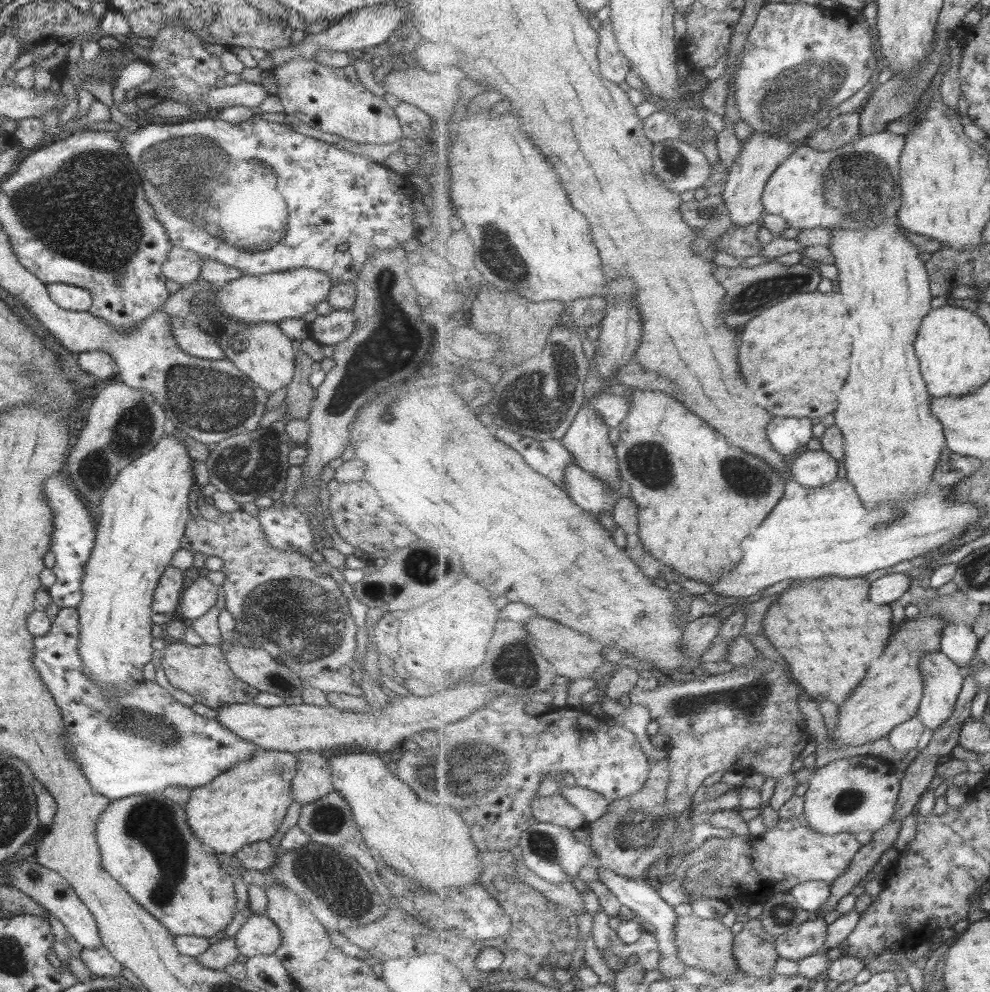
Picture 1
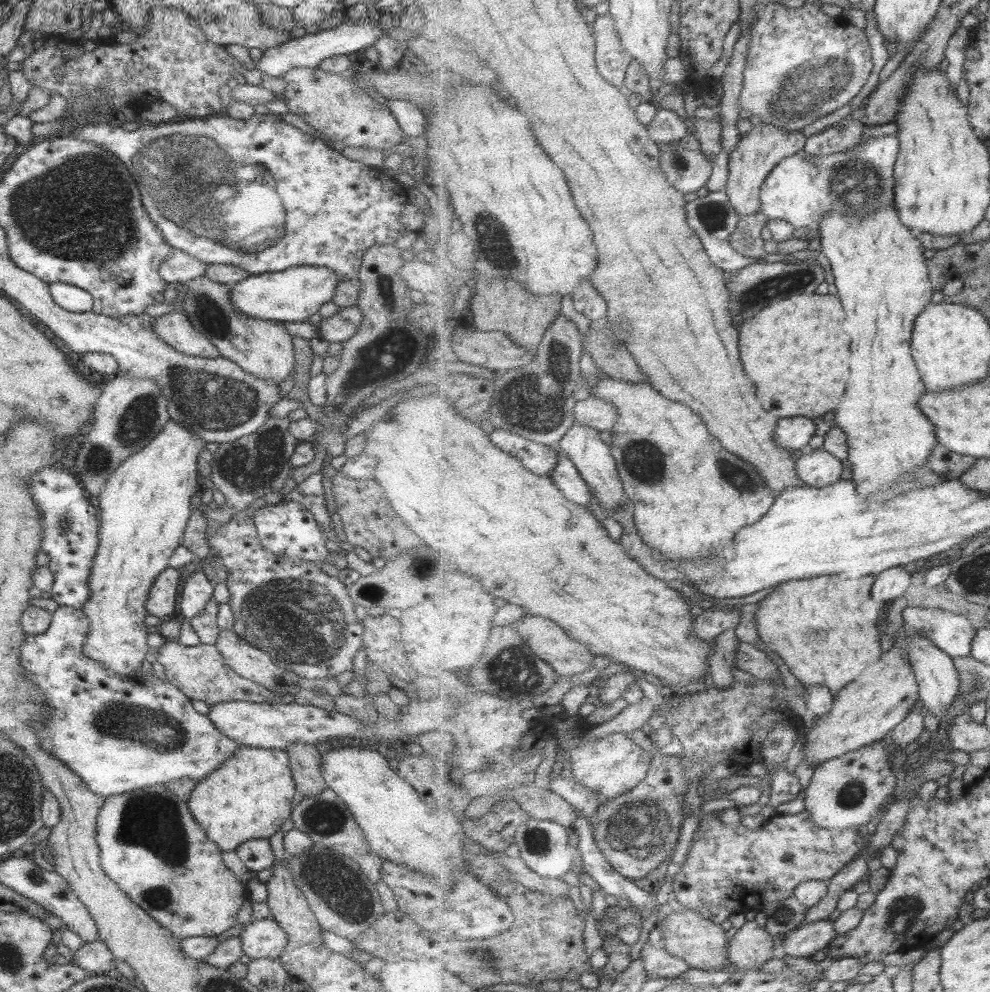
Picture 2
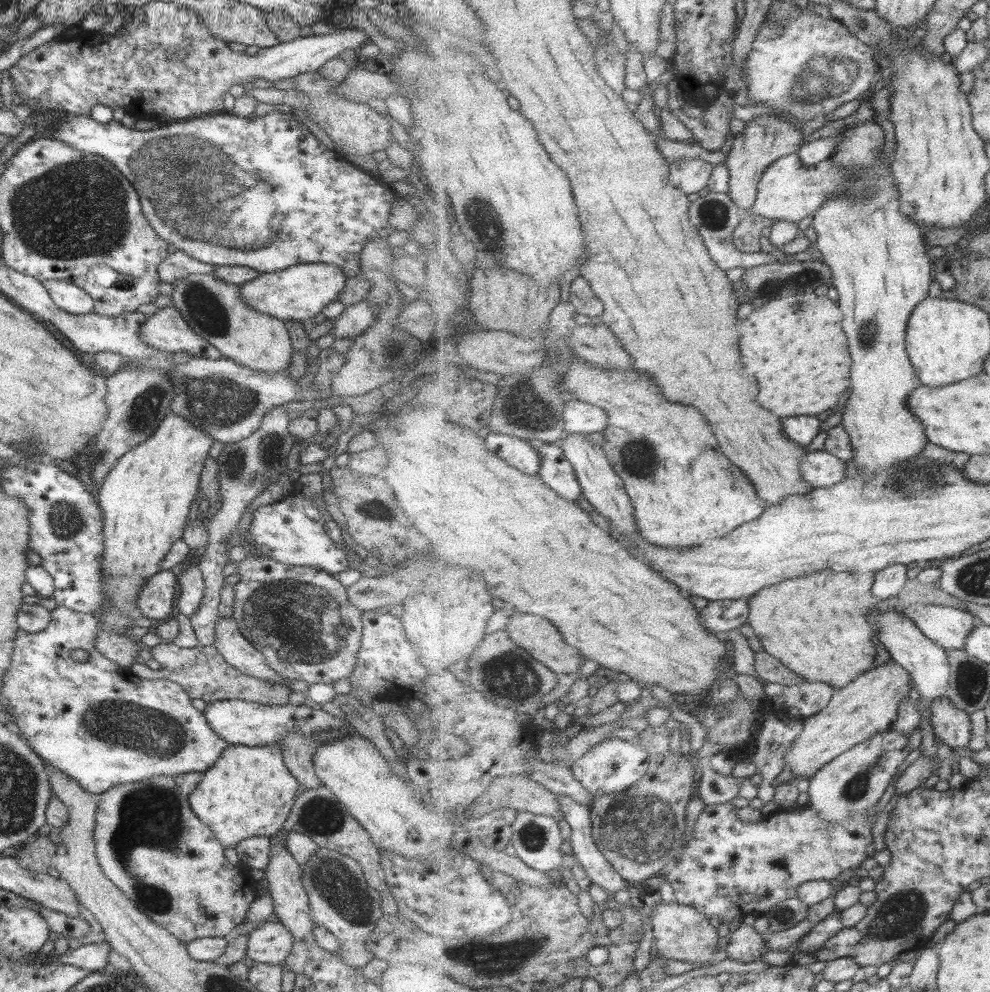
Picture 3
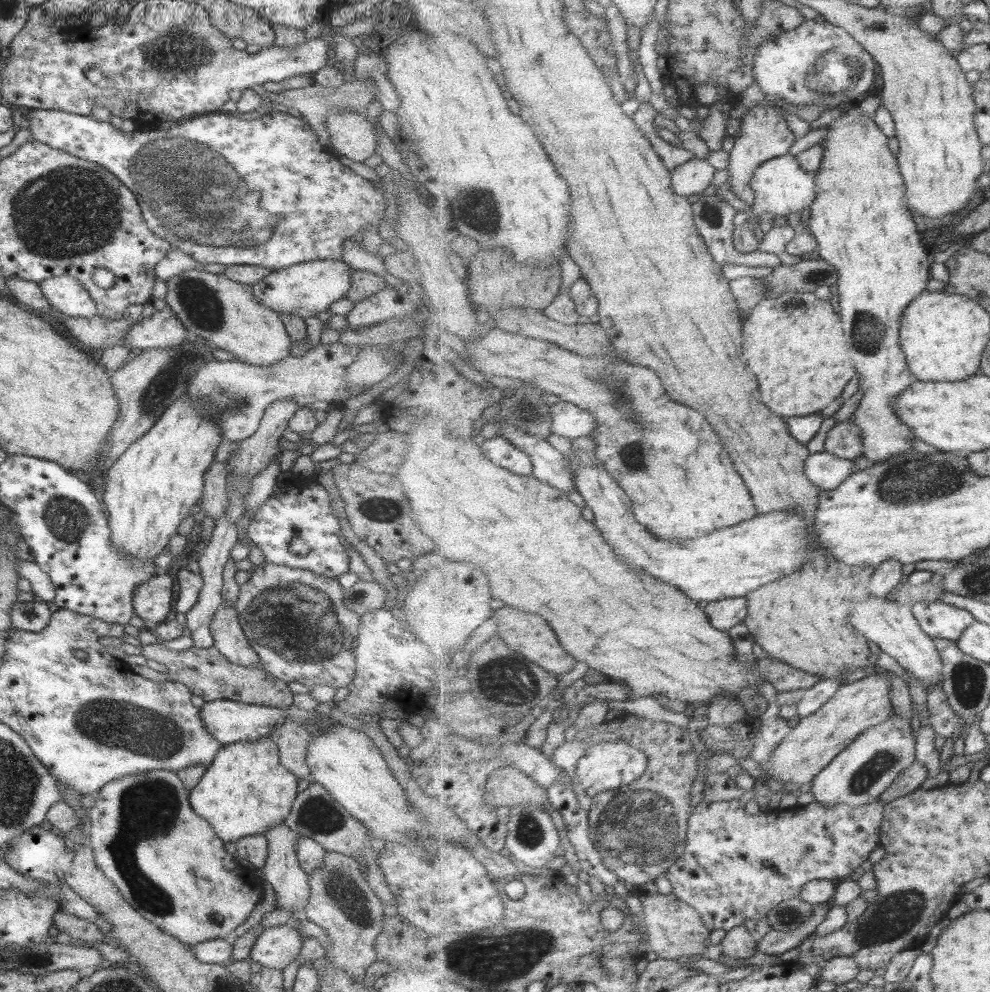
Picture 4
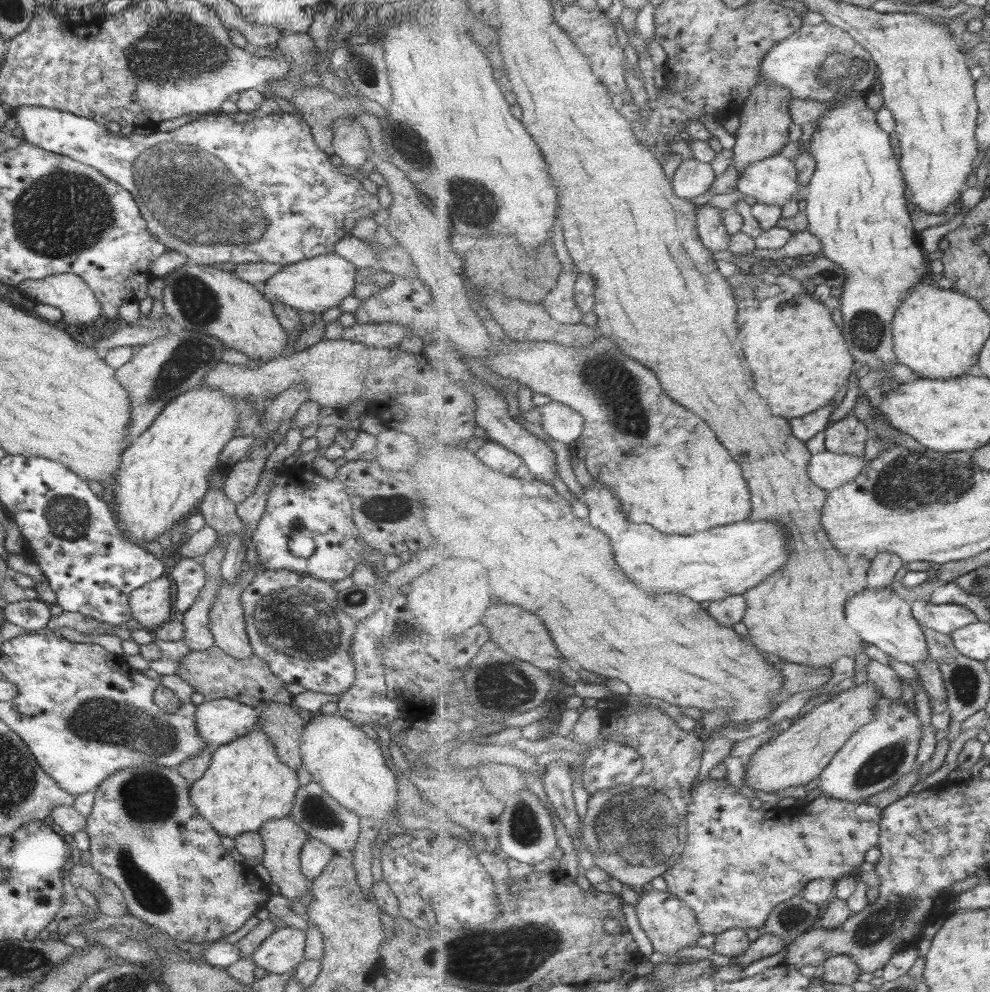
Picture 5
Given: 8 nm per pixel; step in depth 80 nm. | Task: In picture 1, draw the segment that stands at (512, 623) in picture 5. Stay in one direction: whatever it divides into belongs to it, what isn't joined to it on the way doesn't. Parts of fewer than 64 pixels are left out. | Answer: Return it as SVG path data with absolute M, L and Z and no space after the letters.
M533 618L533 620L525 622L525 626L529 628L541 654L551 662L559 675L566 676L571 680L599 676L595 670L605 662L603 661L604 646L599 640L595 640L591 635L575 632L566 625L559 624L555 620L547 620L547 618Z

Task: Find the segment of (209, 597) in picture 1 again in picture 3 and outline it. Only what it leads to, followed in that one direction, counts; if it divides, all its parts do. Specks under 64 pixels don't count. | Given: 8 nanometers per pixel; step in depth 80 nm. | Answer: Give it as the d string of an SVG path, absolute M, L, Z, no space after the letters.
M188 567L176 576L179 584L179 598L177 598L177 612L188 617L200 605L203 598L203 581L198 567Z

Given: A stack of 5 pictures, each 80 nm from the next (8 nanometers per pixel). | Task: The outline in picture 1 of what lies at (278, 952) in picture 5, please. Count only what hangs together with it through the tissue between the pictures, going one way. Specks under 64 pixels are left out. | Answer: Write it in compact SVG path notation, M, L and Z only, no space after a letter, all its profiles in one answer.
M251 914L234 935L239 954L245 957L274 955L281 944L280 930L263 915Z

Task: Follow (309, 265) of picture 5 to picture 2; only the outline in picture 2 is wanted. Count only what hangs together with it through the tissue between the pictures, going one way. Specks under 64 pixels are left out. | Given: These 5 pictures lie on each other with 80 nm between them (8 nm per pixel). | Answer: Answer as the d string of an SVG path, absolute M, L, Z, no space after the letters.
M294 266L281 272L250 275L237 281L228 291L236 311L268 321L305 322L319 307L332 299L338 278L331 269L316 266Z

